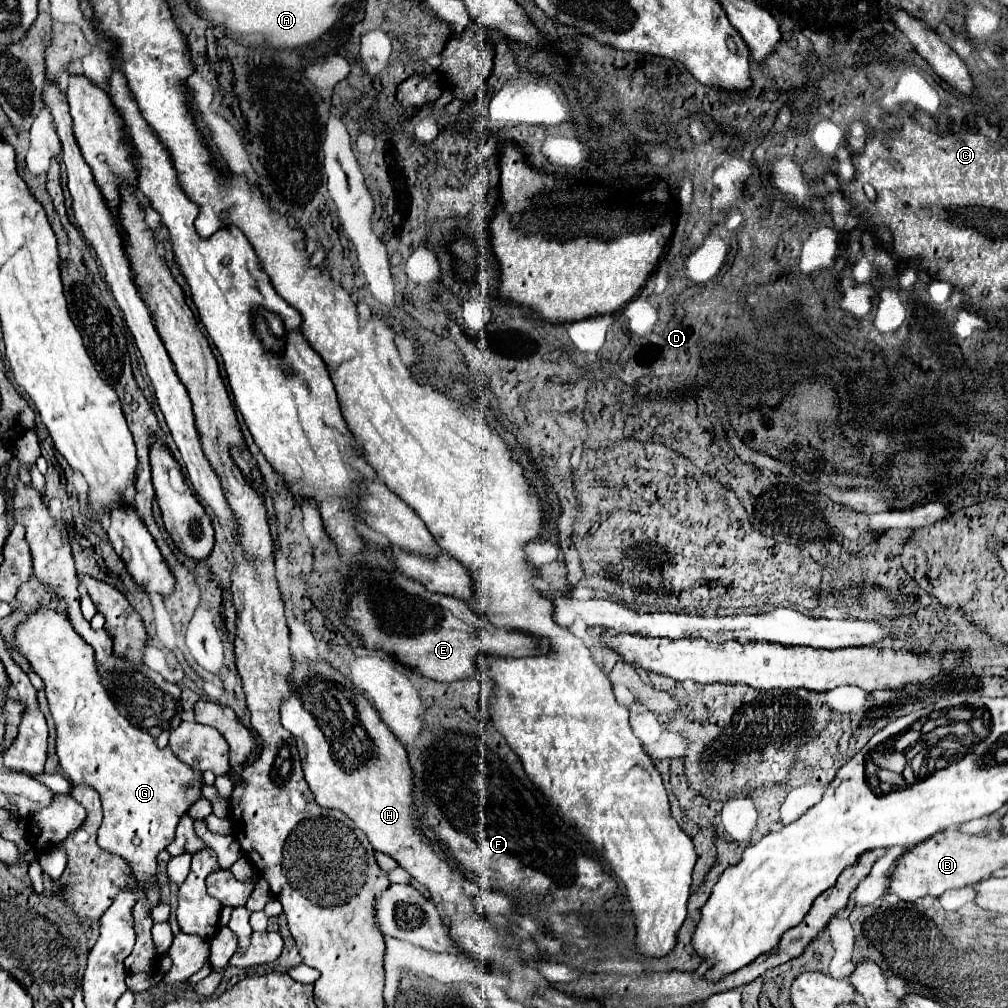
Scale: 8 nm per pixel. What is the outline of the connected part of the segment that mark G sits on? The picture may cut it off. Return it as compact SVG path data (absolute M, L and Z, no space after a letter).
M40 606L30 612L14 630L14 646L46 684L48 706L56 722L56 754L60 758L60 768L70 778L72 788L90 786L102 796L104 820L98 830L98 846L128 860L136 872L134 886L144 888L144 884L156 874L156 854L174 840L180 818L200 798L202 772L176 760L176 754L168 746L164 750L158 748L156 740L148 732L138 730L118 714L104 684L100 682L94 648L76 634L64 608Z

